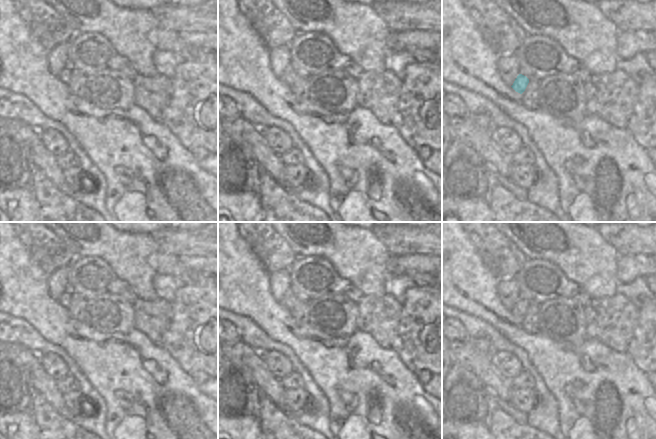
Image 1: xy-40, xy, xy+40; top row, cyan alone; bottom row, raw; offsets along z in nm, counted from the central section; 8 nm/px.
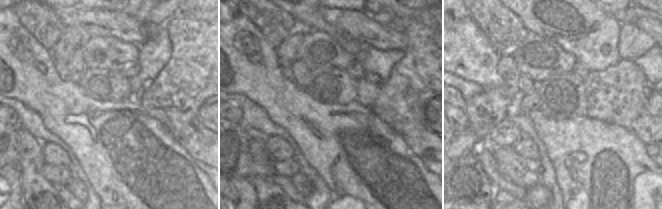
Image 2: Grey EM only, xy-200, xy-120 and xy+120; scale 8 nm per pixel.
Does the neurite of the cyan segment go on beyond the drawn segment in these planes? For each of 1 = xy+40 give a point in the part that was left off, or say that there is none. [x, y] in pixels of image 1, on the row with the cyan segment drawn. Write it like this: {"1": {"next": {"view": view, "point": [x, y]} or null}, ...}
{"1": {"next": null}}

